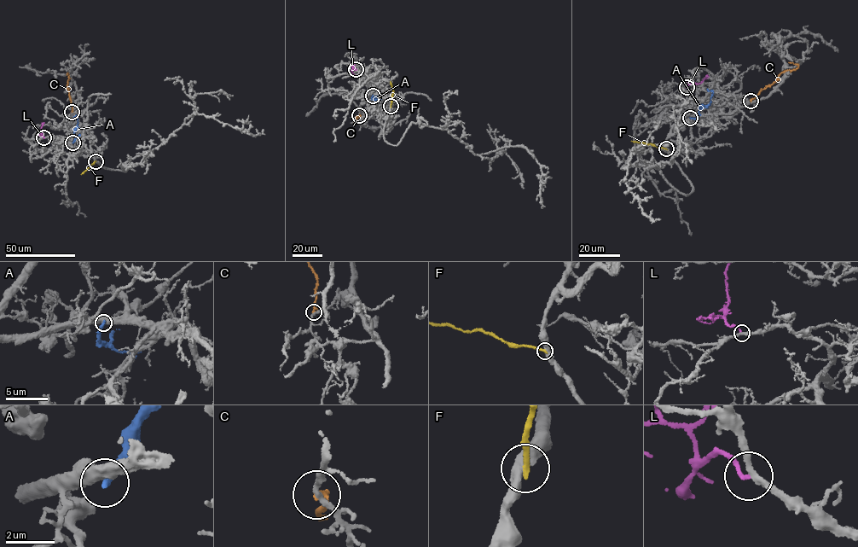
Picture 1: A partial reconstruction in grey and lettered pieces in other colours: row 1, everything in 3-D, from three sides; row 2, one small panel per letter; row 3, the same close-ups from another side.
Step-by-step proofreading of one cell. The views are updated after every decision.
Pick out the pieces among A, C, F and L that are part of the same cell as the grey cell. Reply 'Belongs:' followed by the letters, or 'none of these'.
Belongs: L

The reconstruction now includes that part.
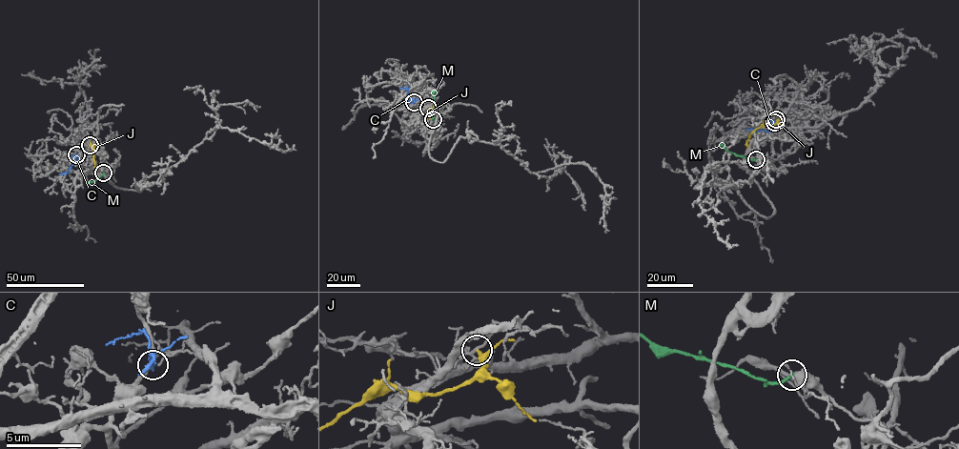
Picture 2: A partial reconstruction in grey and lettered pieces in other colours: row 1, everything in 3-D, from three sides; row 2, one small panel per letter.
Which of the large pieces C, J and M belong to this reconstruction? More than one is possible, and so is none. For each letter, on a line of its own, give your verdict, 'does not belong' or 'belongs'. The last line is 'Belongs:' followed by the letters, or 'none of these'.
C: does not belong
J: does not belong
M: does not belong
Belongs: none of these

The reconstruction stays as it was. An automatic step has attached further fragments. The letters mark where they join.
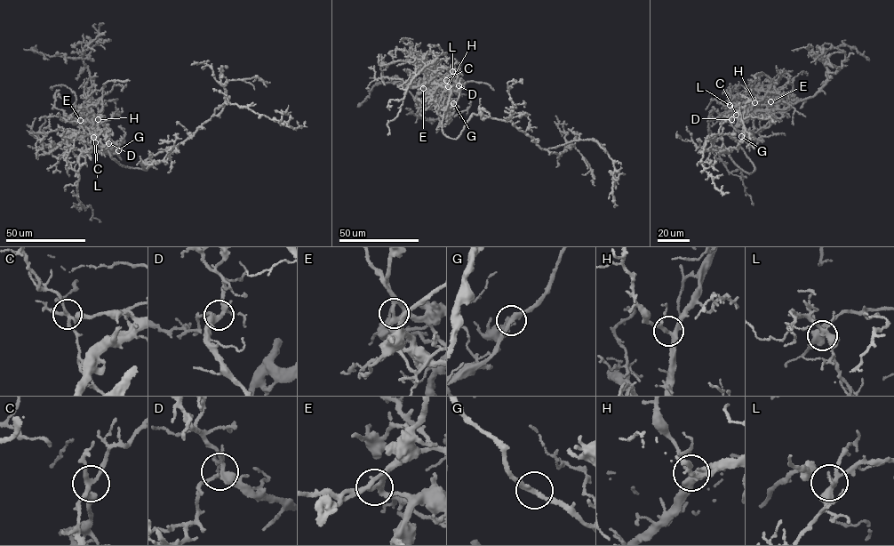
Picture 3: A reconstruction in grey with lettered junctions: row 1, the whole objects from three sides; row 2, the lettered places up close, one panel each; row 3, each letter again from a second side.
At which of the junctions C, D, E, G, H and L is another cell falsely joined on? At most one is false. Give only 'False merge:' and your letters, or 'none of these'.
False merge: none of these

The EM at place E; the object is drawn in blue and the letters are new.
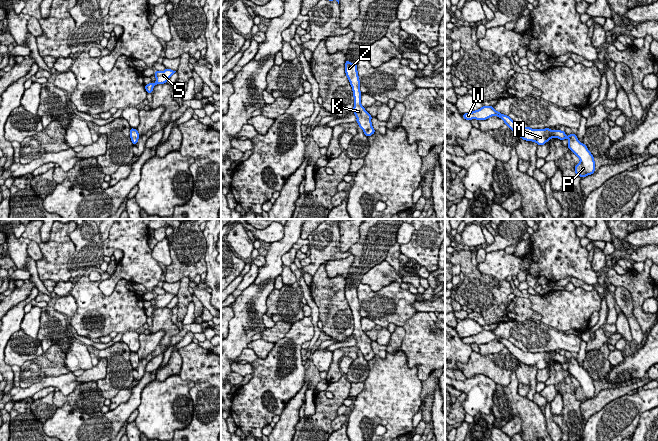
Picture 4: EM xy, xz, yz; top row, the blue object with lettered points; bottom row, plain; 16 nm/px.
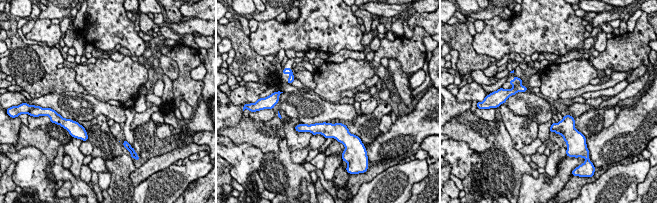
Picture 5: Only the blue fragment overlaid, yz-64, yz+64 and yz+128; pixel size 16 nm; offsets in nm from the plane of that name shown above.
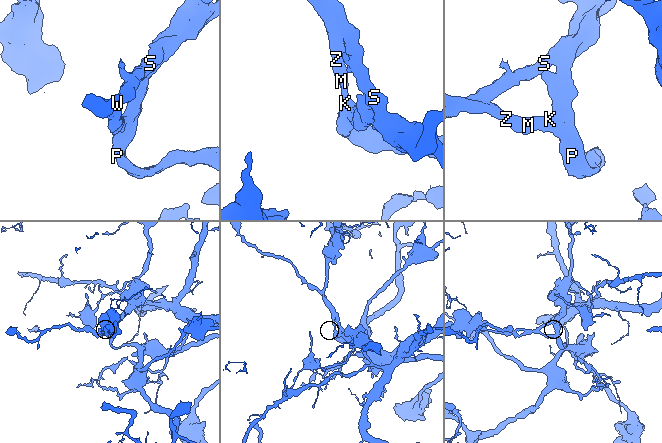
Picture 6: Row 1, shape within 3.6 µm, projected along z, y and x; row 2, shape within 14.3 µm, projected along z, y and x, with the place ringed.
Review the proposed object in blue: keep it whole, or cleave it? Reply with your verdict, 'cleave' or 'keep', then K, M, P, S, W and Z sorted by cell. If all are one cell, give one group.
keep; groups K M P S W Z

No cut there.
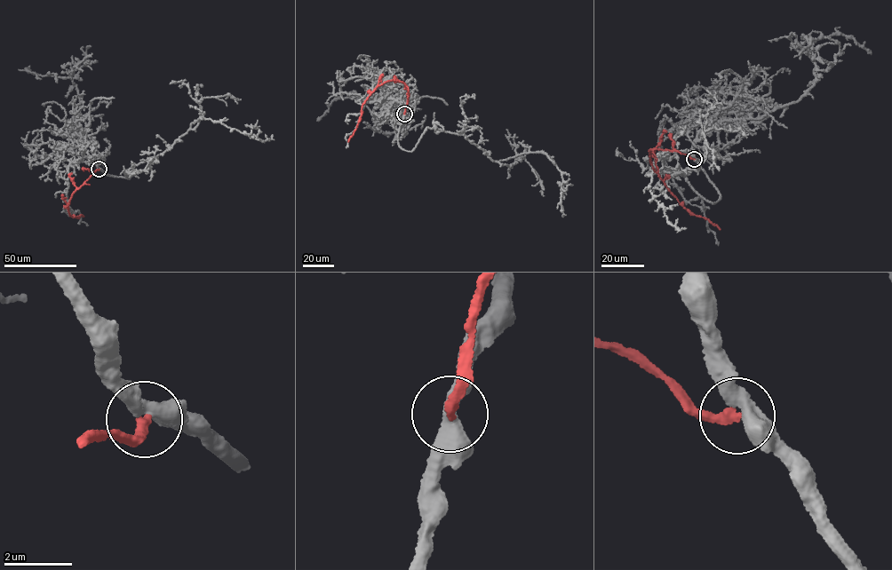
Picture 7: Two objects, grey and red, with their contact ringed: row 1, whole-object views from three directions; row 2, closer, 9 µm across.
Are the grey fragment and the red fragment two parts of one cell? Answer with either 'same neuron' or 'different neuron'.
different neuron

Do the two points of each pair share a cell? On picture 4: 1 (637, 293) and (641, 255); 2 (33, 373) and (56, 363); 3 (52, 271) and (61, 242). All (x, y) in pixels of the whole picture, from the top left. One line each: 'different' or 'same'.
1: different
2: same
3: same

